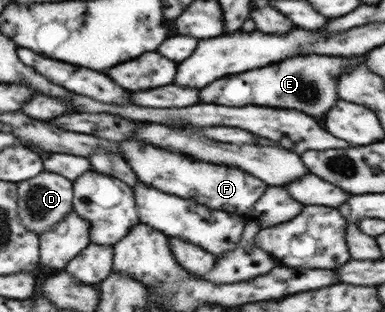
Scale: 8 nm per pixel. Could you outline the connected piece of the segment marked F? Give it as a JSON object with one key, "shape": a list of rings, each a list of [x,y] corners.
{"shape":[[[124,140],[120,150],[124,154],[124,160],[128,160],[127,163],[136,172],[139,182],[180,198],[194,199],[198,204],[208,208],[228,211],[230,214],[245,216],[247,219],[250,219],[250,212],[256,200],[263,196],[269,186],[258,177],[240,172],[241,168],[202,162],[180,152],[170,152],[164,148],[140,144],[136,140]]]}

